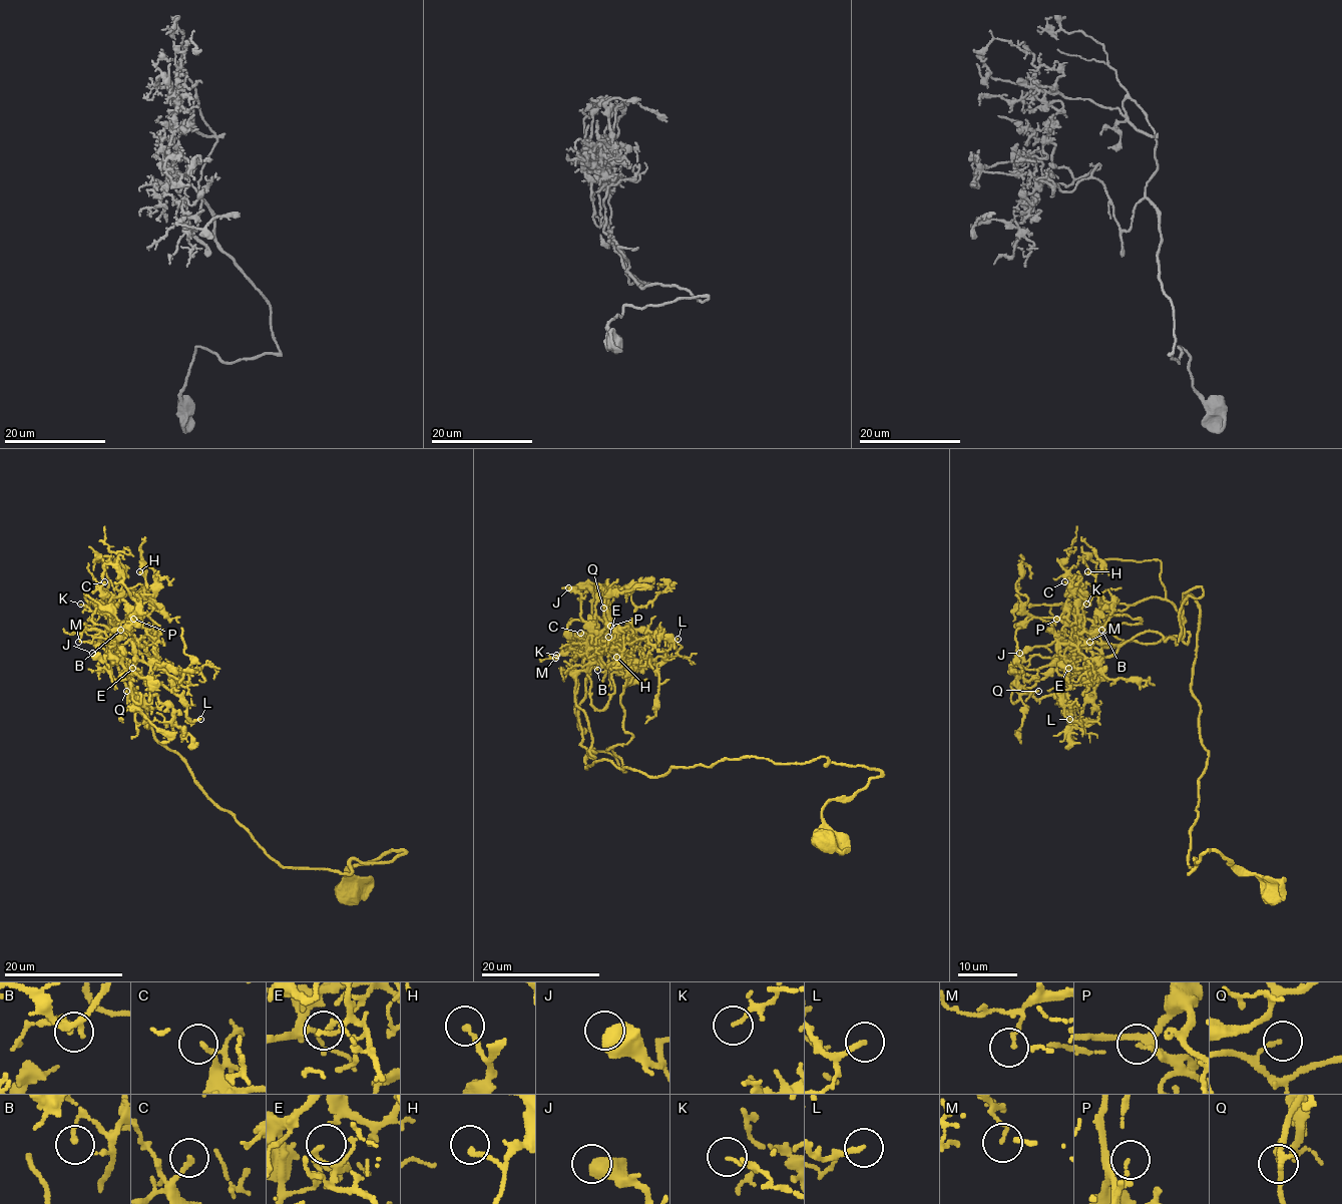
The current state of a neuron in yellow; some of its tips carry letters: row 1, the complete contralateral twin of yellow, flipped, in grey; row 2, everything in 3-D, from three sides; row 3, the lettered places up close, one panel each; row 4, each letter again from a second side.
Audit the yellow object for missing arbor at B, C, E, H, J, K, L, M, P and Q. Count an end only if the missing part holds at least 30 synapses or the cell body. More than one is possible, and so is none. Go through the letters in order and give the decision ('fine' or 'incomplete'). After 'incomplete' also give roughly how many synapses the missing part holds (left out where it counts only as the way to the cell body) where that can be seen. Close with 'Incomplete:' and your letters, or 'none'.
B: fine
C: fine
E: fine
H: fine
J: fine
K: fine
L: incomplete | 30 syn
M: fine
P: fine
Q: fine
Incomplete: L

